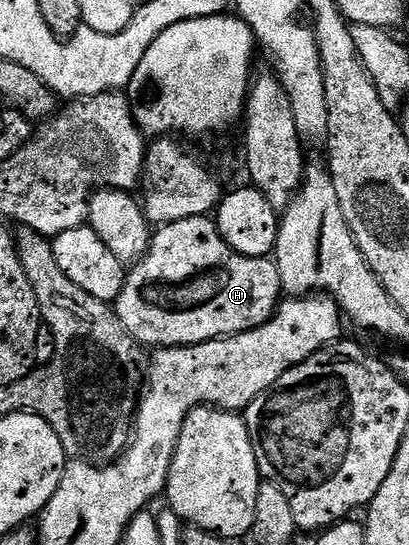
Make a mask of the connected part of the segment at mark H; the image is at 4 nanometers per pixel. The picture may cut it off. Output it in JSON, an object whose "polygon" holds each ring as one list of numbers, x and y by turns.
{"polygon":[[201,215,161,224,153,232,148,253,129,268,124,289,116,300,116,310,126,332,143,348,194,347,213,339,242,335,264,325,274,318,283,295,273,258,257,259,236,253,220,237,217,222]]}

